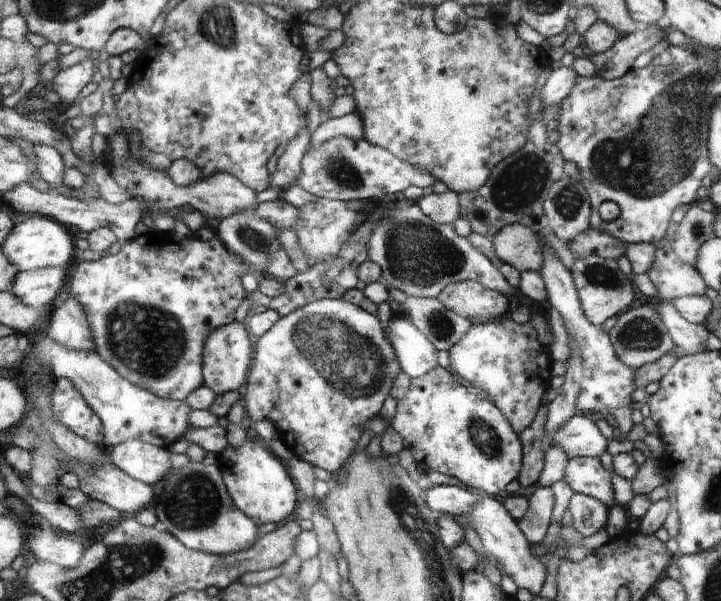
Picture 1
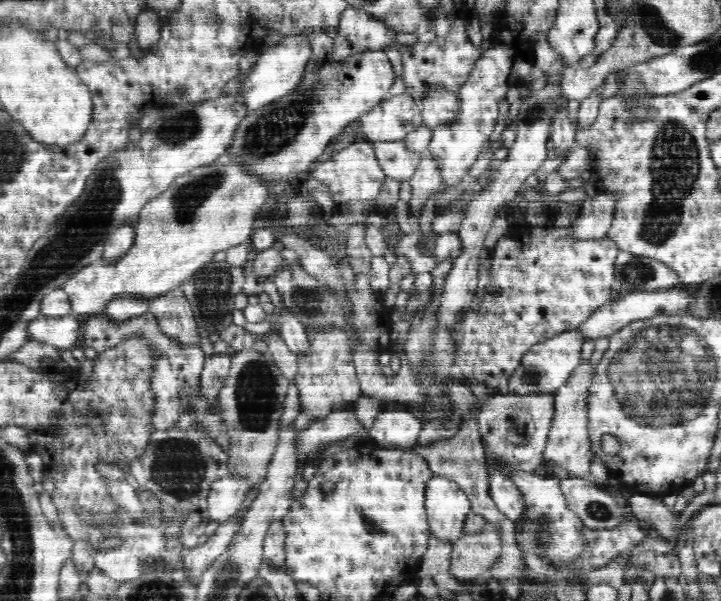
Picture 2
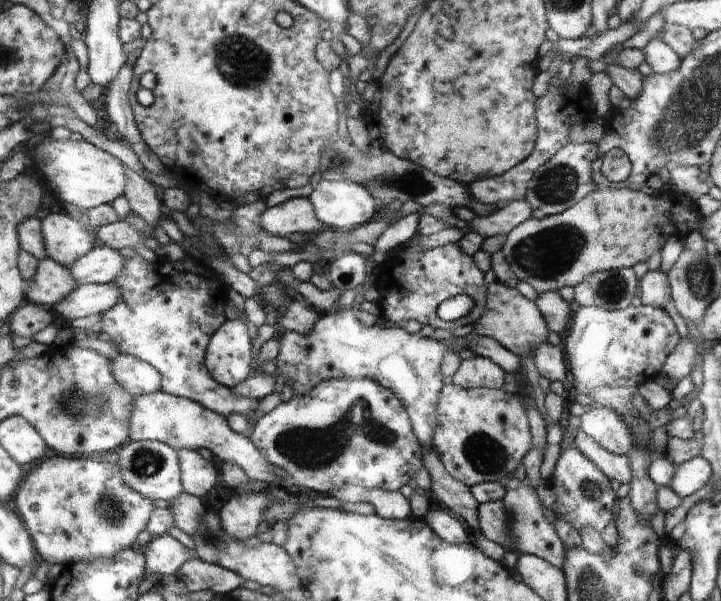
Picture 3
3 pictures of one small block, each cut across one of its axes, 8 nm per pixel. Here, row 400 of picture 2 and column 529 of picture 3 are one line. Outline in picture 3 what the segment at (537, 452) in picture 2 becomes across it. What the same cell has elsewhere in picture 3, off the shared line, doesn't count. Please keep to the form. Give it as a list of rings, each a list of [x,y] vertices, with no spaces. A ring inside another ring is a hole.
[[[513,477],[505,481],[505,485],[507,494],[501,501],[512,516],[511,534],[514,550],[519,554],[538,555],[546,562],[552,563],[561,569],[565,557],[565,546],[557,535],[553,517],[541,503],[537,492],[532,487]]]

